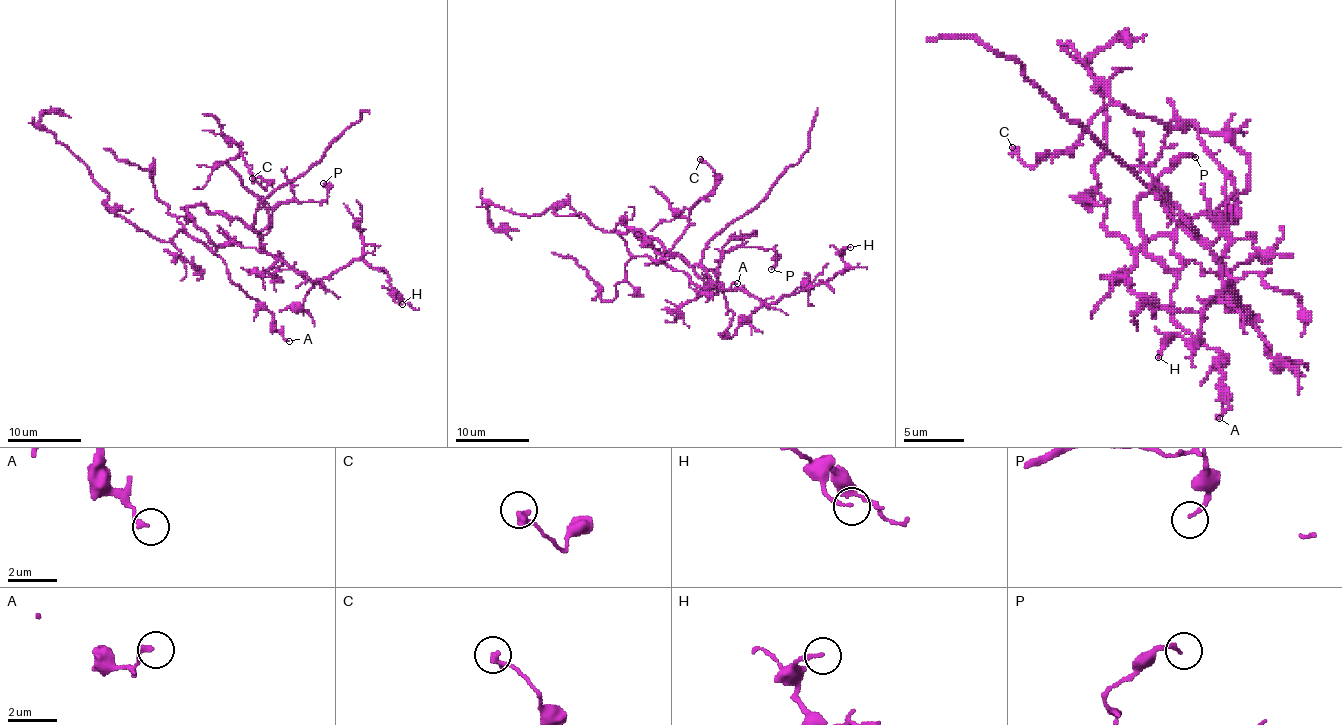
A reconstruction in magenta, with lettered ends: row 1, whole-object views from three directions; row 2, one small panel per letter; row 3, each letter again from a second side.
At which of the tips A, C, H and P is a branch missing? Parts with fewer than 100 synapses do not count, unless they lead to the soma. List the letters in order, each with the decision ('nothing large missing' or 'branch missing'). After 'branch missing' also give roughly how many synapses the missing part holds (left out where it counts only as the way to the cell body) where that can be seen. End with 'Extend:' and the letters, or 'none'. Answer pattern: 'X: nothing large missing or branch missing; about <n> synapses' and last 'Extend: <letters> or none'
A: nothing large missing
C: nothing large missing
H: nothing large missing
P: nothing large missing
Extend: none

